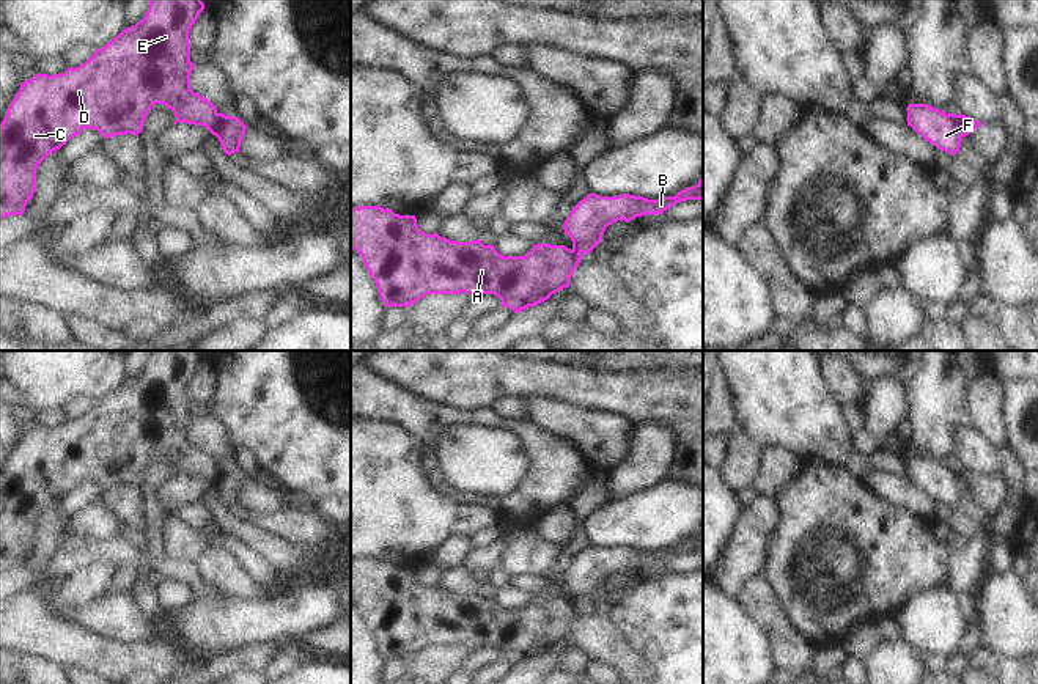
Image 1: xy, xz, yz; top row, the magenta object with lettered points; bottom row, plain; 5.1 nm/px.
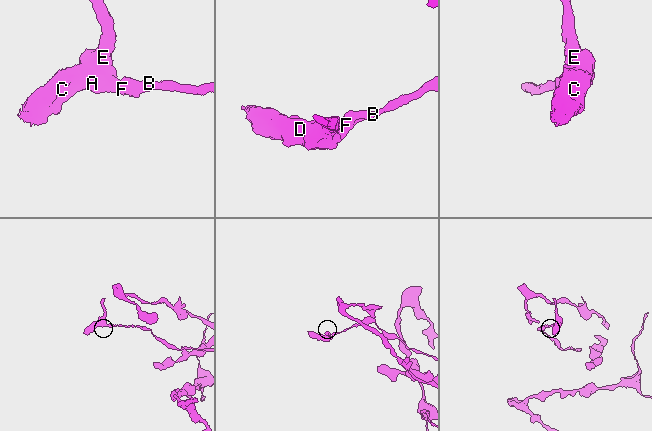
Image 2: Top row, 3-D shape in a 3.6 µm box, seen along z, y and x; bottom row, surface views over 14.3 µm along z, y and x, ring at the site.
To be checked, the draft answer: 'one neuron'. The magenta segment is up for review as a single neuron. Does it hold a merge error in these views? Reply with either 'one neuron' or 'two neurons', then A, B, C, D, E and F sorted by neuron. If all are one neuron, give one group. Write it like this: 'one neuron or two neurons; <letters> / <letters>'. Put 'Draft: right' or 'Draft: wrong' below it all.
two neurons; A C D E / B F
Draft: wrong

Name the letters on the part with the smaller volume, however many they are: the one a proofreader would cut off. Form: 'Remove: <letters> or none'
Remove: A, C, D, E

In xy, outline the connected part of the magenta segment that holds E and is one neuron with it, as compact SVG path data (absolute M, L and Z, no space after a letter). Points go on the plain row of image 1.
M151 351L142 373L124 381L116 390L79 420L63 426L35 426L20 440L0 476L0 571L22 568L36 539L36 520L53 503L83 481L94 481L104 491L138 487L154 456L170 461L178 475L204 478L217 486L226 467L190 442L189 382L204 362L201 351Z

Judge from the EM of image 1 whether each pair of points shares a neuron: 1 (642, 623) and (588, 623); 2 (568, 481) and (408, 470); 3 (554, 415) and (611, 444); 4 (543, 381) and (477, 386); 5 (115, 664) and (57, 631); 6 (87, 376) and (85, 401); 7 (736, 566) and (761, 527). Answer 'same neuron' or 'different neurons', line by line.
1: different neurons
2: different neurons
3: same neuron
4: same neuron
5: same neuron
6: different neurons
7: same neuron

